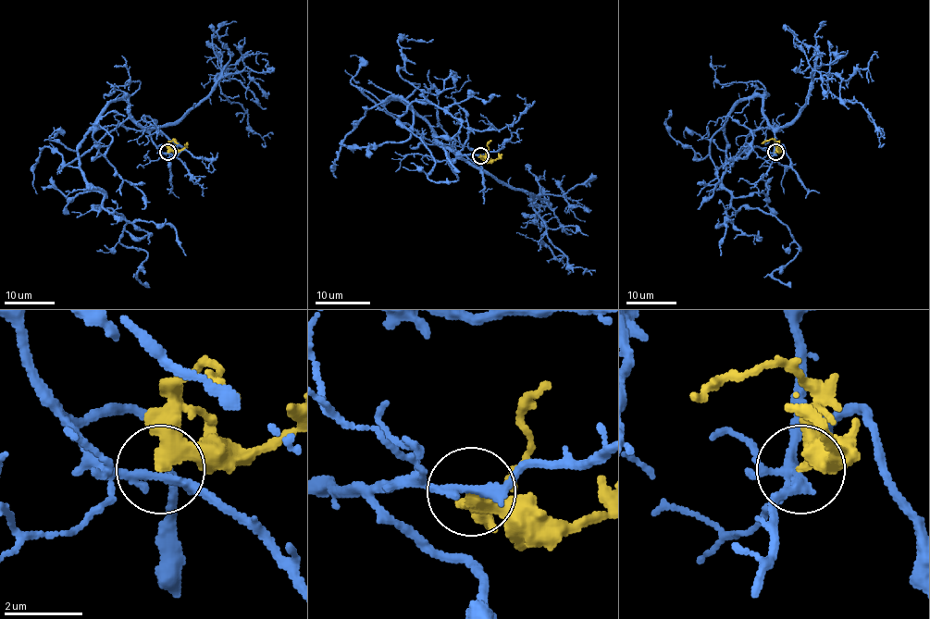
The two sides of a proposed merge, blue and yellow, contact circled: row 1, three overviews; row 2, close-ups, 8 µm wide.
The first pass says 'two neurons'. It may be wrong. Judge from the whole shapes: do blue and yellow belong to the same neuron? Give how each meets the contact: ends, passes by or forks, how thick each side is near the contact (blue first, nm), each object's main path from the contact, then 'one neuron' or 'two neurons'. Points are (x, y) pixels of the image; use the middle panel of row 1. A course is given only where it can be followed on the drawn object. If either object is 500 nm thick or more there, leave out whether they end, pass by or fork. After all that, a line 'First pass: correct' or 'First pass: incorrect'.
blue passes by; yellow passes by; 220 nm thick on the blue side, 300 nm on the other; blue runs (480, 155), (381, 102), (410, 106), (399, 121), (430, 155), (427, 178), (458, 179), (446, 153), (459, 172); yellow runs (480, 155), (486, 154), (490, 141); two neurons
First pass: correct

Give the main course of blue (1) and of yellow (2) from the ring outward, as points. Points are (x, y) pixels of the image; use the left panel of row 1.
1: (167, 153), (126, 97), (78, 149), (149, 287)
2: (167, 152), (172, 140), (178, 143)

